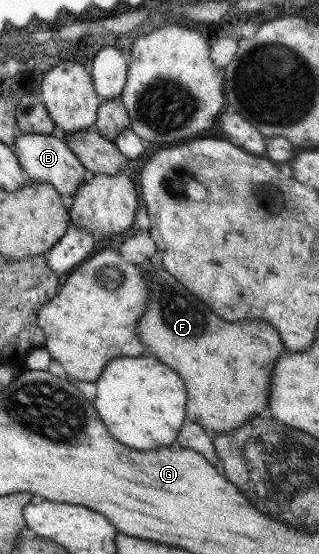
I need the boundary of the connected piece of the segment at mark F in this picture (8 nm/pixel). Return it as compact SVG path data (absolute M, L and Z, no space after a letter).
M146 260L138 266L144 270L148 284L148 304L138 324L138 336L146 350L176 370L186 384L188 420L178 432L178 444L202 454L222 473L223 464L213 445L212 435L230 432L266 408L270 372L274 360L284 350L280 336L276 328L264 324L264 320L222 322L208 304L202 304L190 292L184 294L186 288L164 268Z

